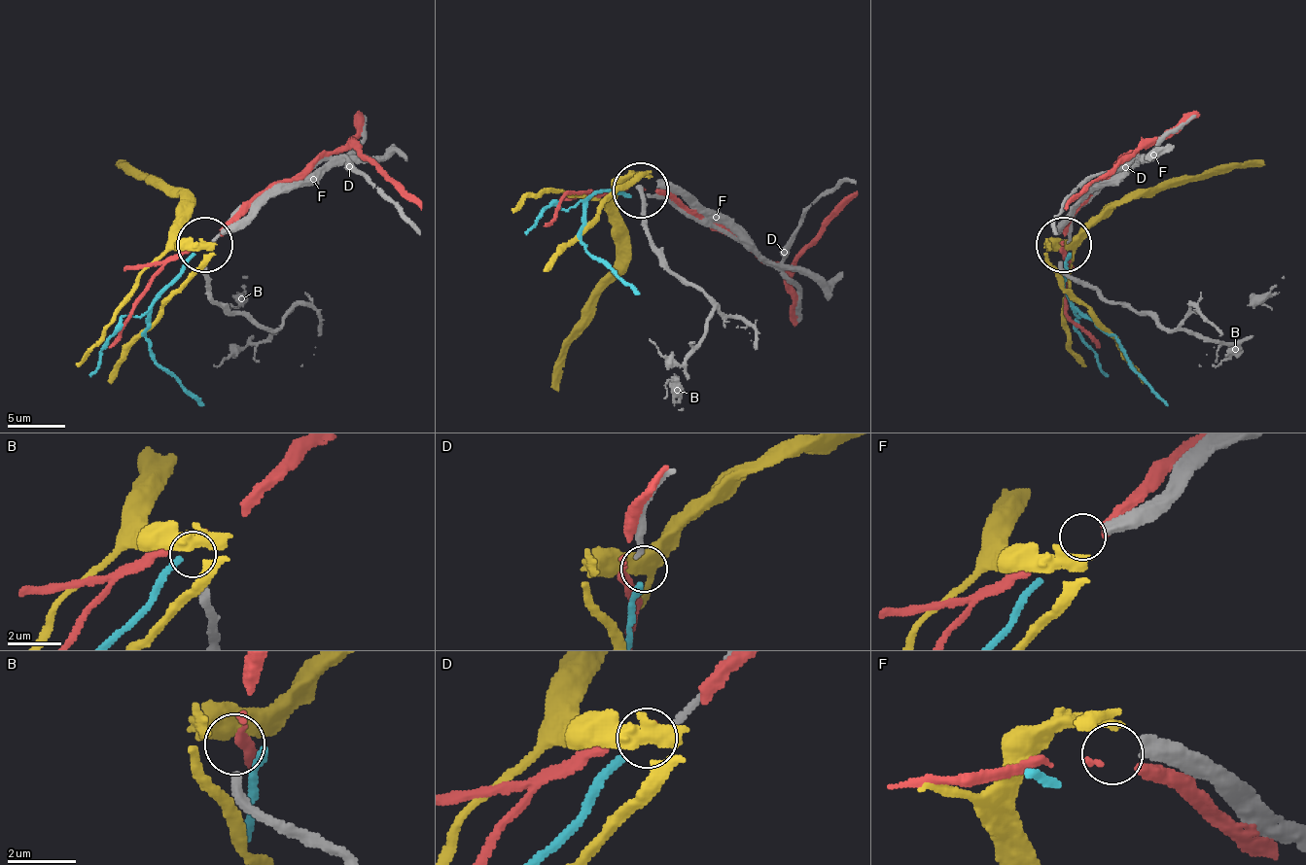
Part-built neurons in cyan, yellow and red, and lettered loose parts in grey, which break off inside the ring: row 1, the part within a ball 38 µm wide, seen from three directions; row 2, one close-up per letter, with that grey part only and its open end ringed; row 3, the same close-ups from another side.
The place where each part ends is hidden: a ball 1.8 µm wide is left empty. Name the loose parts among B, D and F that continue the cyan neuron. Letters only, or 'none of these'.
D

